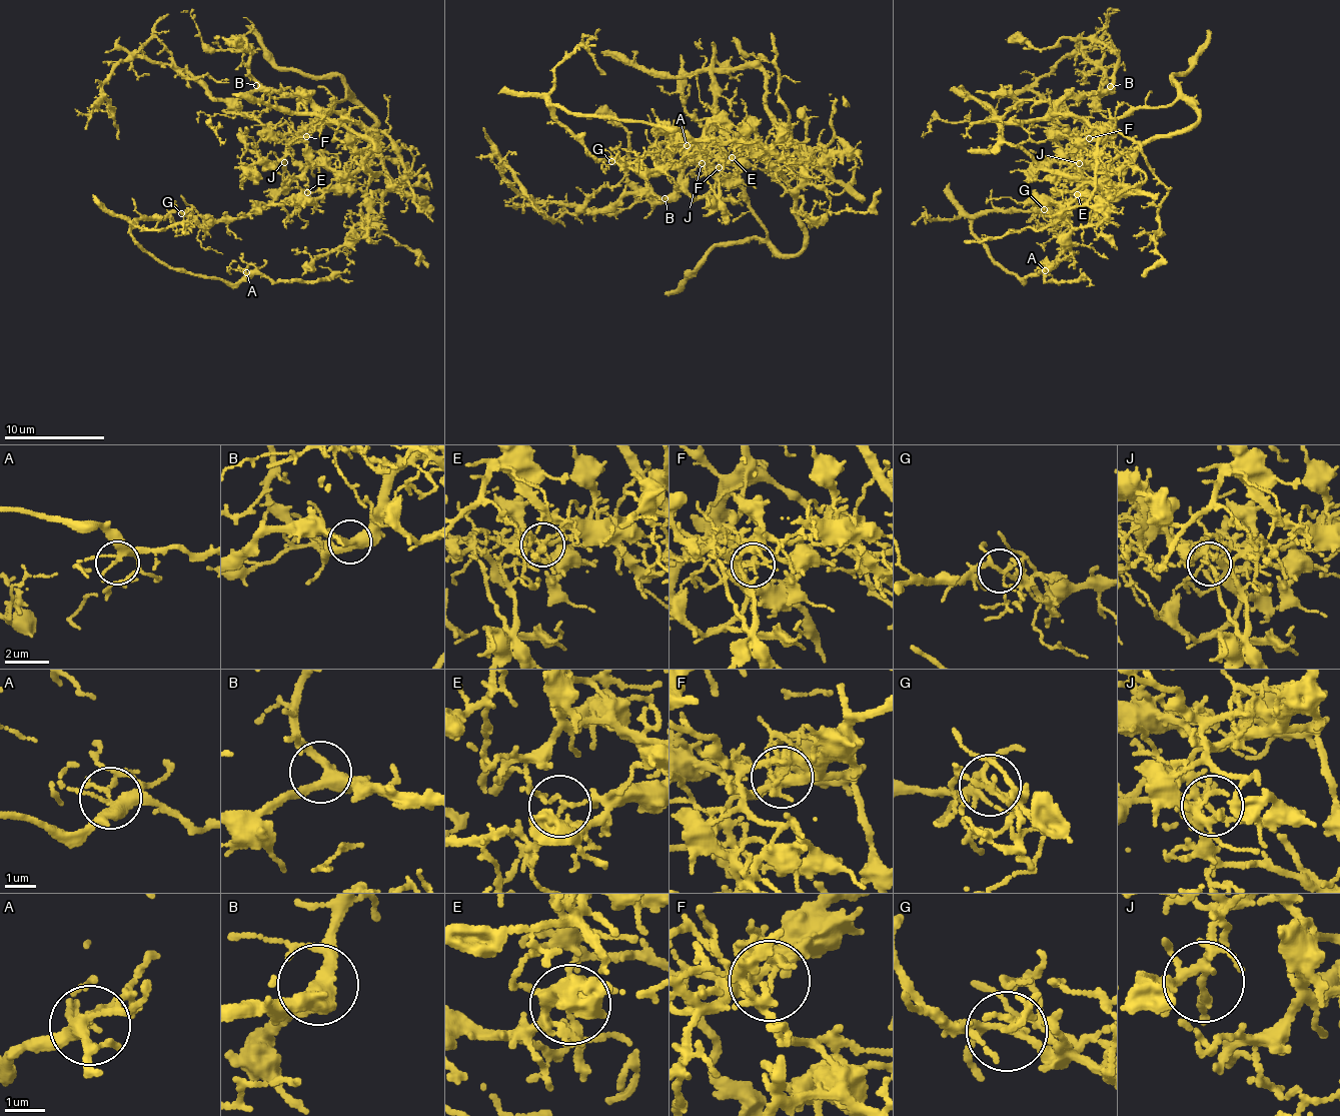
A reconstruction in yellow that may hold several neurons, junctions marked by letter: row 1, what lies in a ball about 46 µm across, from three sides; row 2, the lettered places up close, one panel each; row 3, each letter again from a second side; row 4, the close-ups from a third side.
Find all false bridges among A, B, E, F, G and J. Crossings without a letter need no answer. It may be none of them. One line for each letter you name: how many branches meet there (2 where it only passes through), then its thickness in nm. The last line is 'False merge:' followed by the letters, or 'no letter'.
F: Branches: 3. Thickness 110 nm
G: Branches: 3. Thickness 130 nm
False merge: F, G

